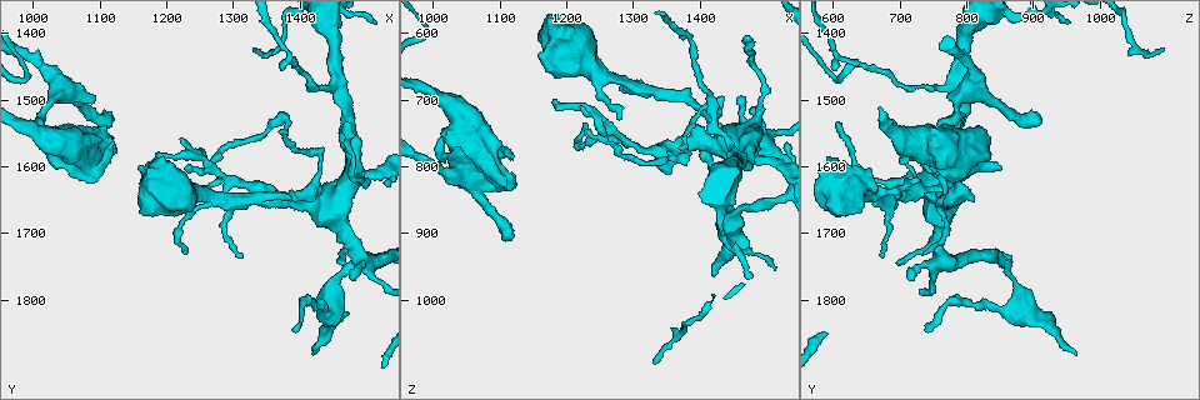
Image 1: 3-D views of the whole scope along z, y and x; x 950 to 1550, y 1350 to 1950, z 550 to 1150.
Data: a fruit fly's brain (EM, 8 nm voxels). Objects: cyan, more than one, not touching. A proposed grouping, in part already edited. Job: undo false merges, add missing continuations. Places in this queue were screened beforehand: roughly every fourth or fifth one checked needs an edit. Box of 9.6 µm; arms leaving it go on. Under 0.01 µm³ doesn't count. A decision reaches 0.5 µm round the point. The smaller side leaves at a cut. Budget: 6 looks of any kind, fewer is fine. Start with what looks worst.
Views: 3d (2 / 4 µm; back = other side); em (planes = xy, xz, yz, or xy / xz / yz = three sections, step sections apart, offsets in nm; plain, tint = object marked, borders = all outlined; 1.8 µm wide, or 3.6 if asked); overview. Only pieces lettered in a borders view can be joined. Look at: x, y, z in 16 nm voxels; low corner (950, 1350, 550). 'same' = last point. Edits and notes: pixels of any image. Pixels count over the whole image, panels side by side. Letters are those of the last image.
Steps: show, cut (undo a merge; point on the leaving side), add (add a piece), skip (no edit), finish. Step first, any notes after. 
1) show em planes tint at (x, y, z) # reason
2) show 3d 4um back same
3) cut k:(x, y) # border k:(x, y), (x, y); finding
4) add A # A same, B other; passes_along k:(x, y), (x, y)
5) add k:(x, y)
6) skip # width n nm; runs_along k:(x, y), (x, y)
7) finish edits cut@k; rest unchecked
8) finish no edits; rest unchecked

show em 3.6um planes borders at (1490, 1735, 765) # sudden change in width

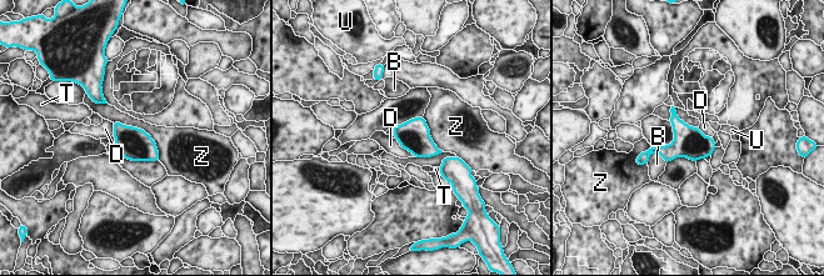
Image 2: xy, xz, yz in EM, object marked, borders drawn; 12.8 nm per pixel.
skip # B other, D other, T other, U other, Z other; border 2:(113, 121), (143, 129), (159, 159); all the same cell

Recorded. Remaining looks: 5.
show 3d 4um at (1430, 1645, 755) # sudden change in width

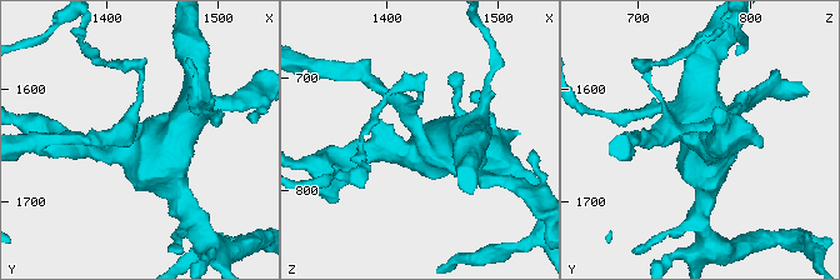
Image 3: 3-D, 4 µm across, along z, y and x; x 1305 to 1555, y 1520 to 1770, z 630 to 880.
show em 3.6um xz step 4 borders at (1434, 1644, 754)

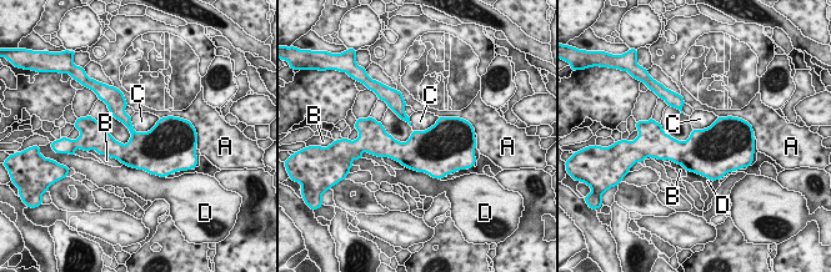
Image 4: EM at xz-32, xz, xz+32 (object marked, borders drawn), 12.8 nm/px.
cut 4:(124, 117) # A other, B other, C other, D other; border 4:(135, 131), (131, 136); a second cell is stuck on

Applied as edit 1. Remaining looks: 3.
show overview

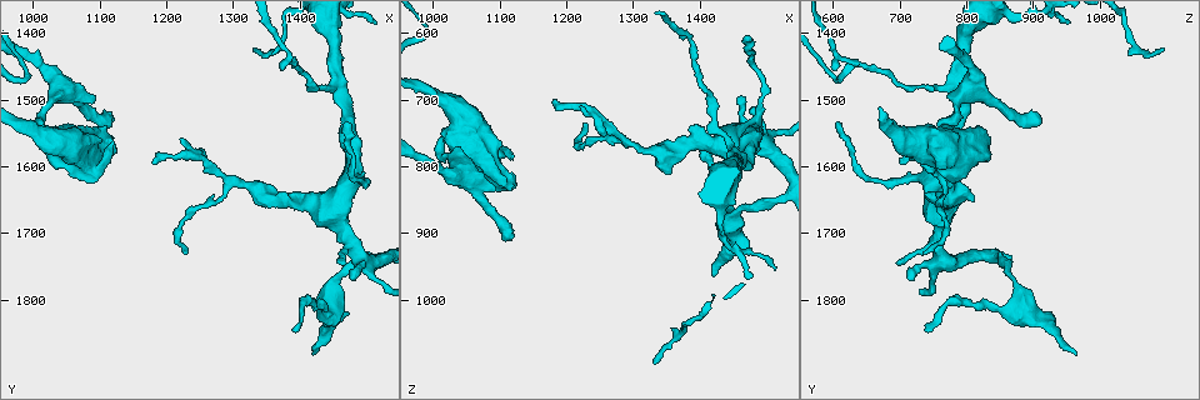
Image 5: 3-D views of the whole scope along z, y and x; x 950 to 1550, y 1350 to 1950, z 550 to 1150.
show 3d 4um at (1230, 1730, 735) # branch stops here

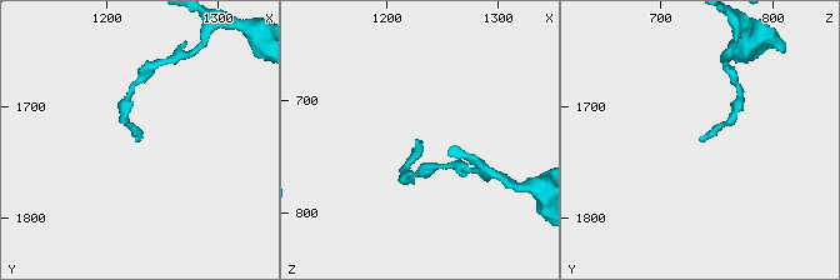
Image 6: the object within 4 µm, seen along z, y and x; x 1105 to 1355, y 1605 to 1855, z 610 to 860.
show em planes borders at (1230, 1730, 734)

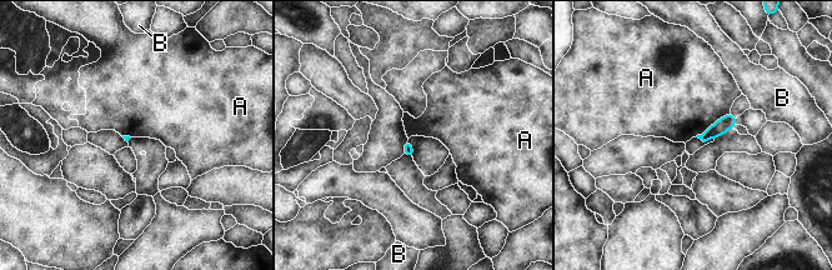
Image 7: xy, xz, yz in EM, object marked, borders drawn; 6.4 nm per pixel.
skip # A other, B other; border 7:(730, 113), (720, 116), (695, 136); none of them fits

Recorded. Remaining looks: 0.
finish edits cut@4; rest unchecked

